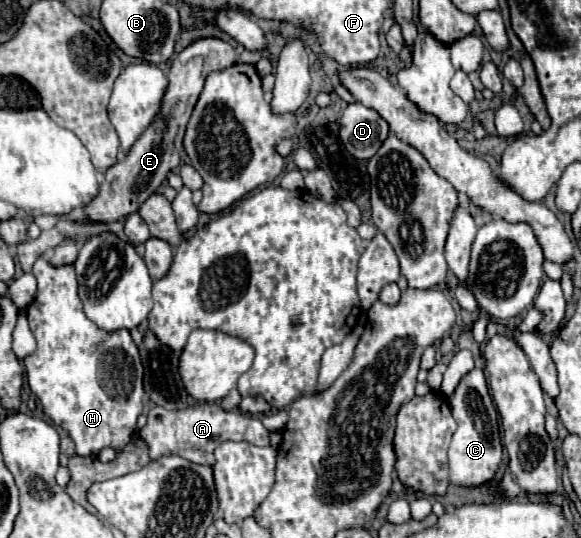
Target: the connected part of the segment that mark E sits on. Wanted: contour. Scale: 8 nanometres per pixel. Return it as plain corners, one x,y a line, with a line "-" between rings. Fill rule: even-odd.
199,38
191,42
187,48
183,48
171,62
171,70
167,72
167,90
163,94
163,106
159,114
155,116
155,122
143,130
143,134
137,138
135,146
127,152
127,156
119,162
115,162
107,172
105,180
99,188
97,198
93,198
91,204
87,204
85,212
91,220
101,222
113,222
119,220
131,212
137,212
139,206
161,186
161,182
167,178
167,174
179,166
179,150
181,140
185,134
185,126
189,122
189,116
193,112
193,106
203,90
203,82
209,72
227,68
231,64
237,64
239,56
235,48
221,40
221,38

